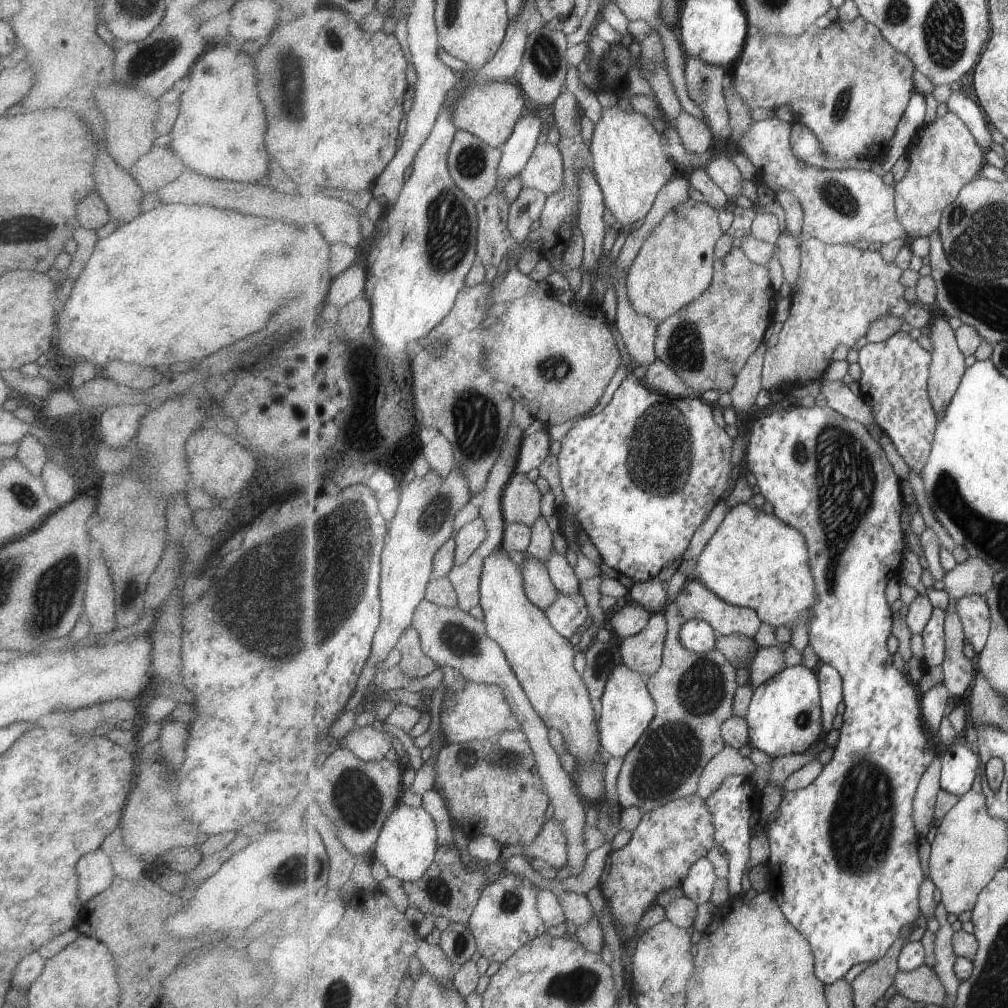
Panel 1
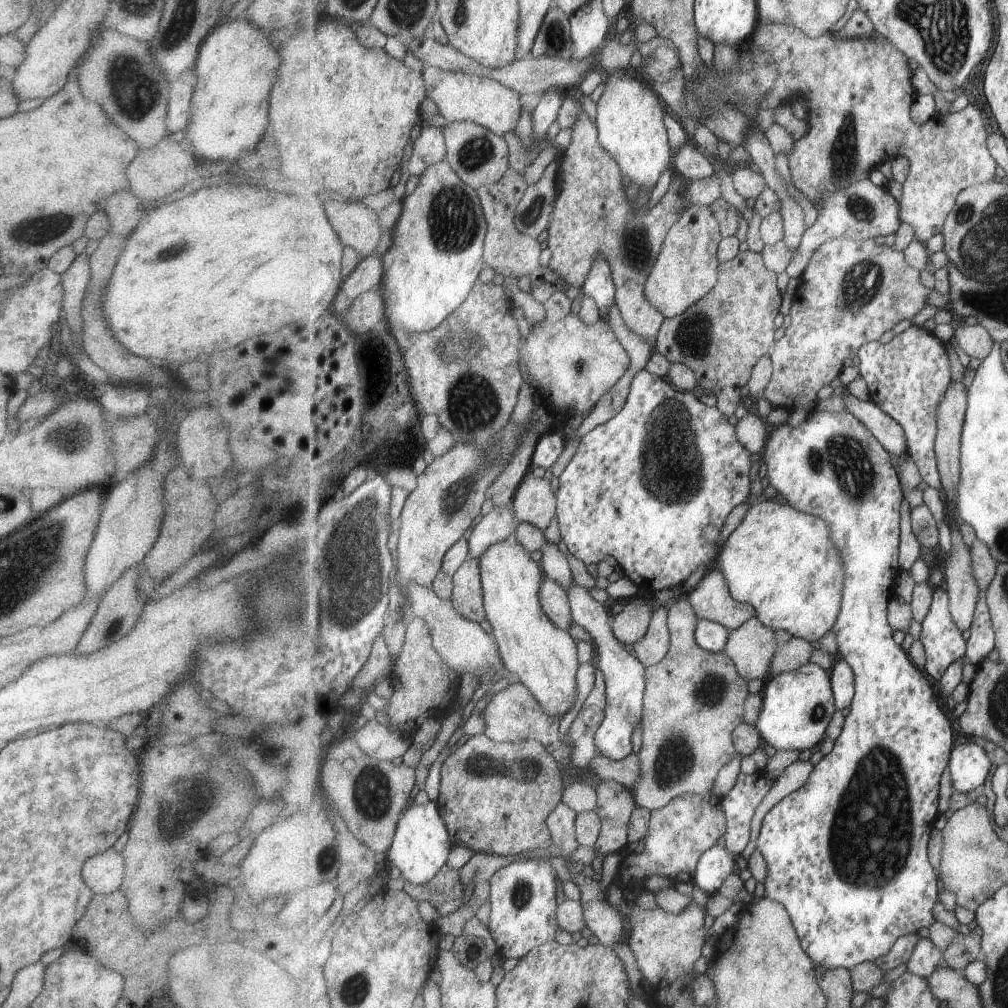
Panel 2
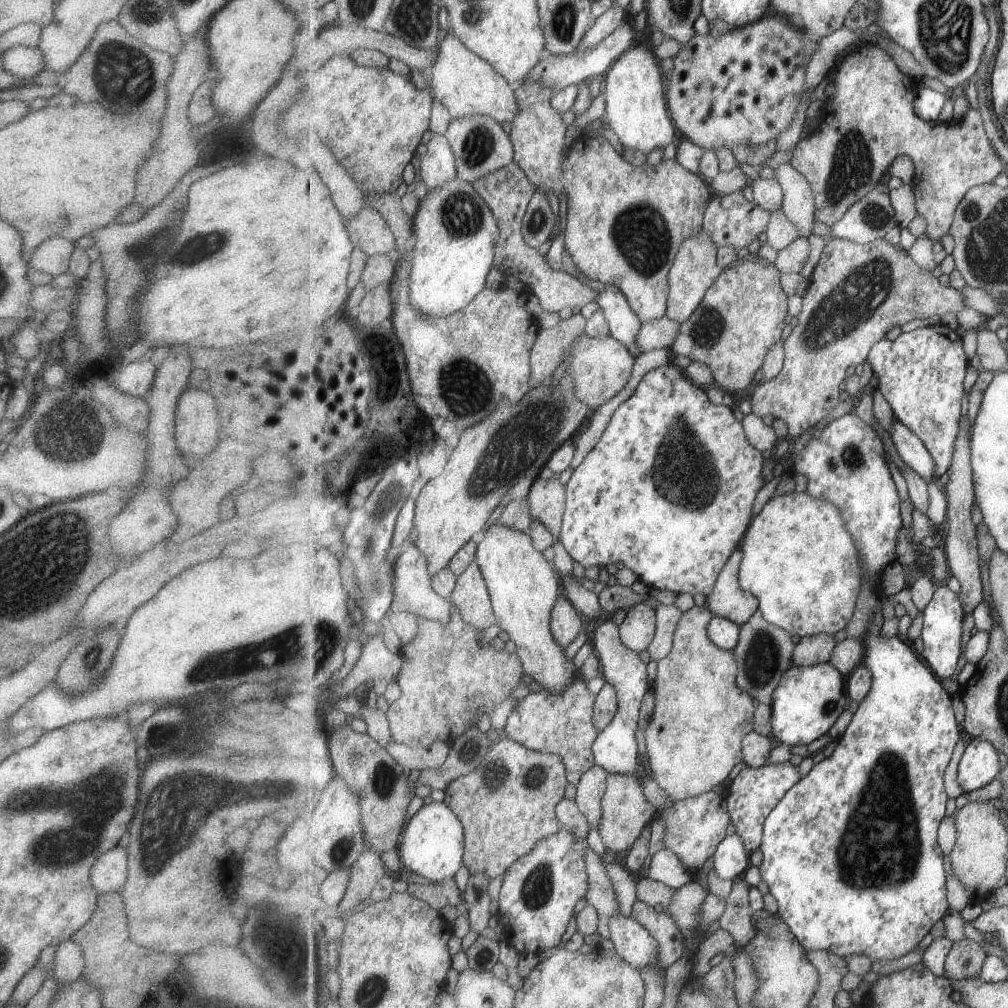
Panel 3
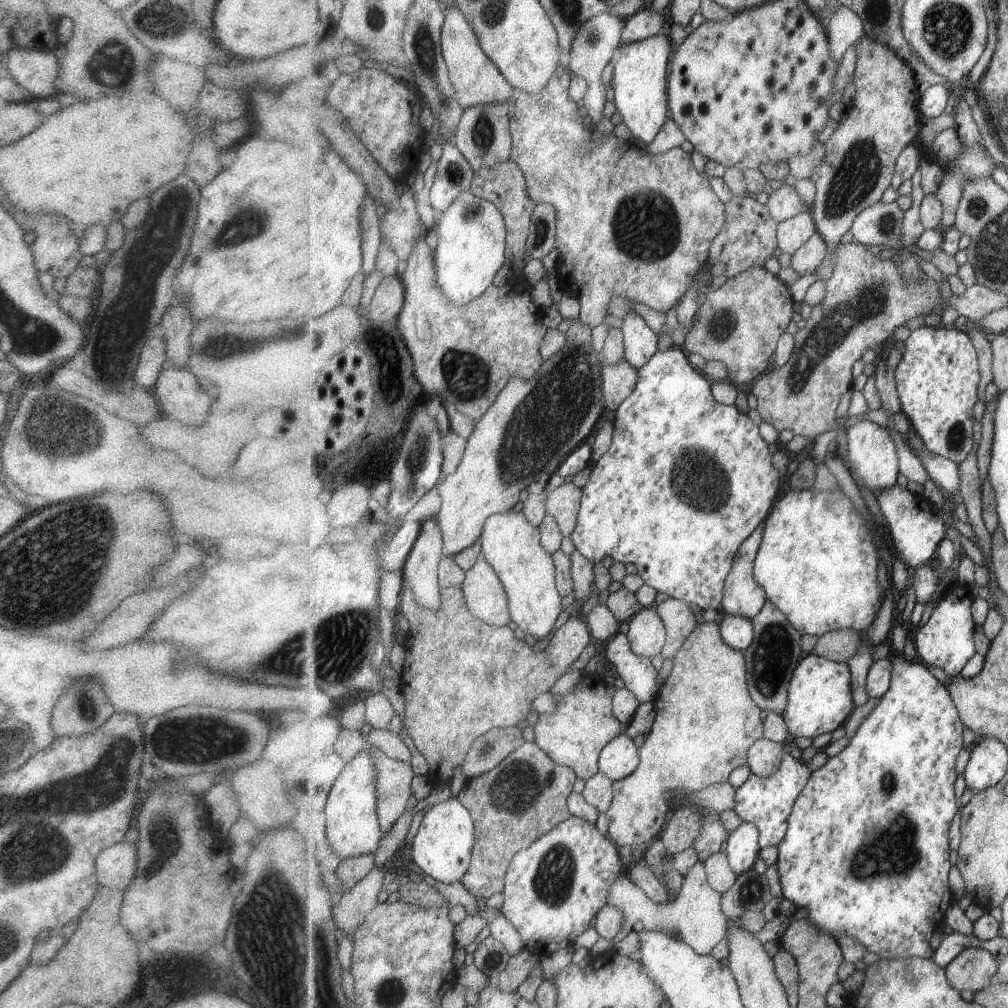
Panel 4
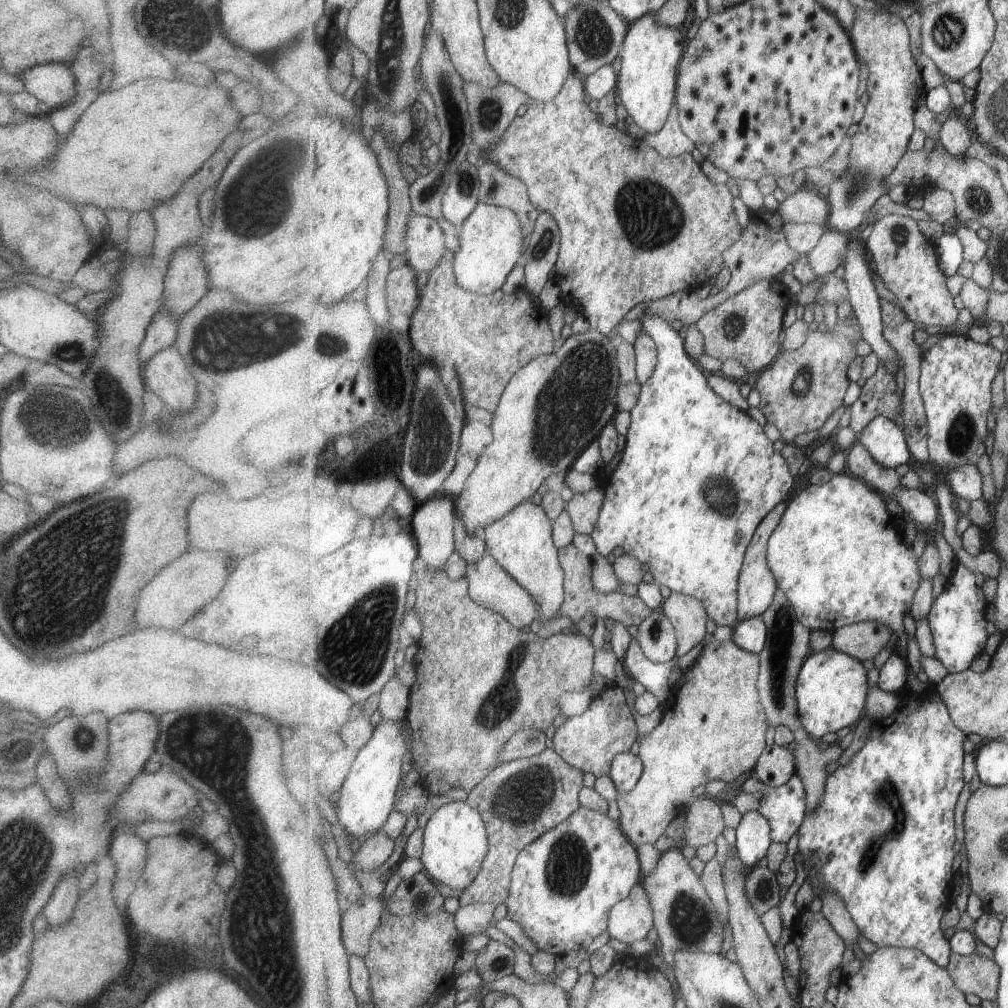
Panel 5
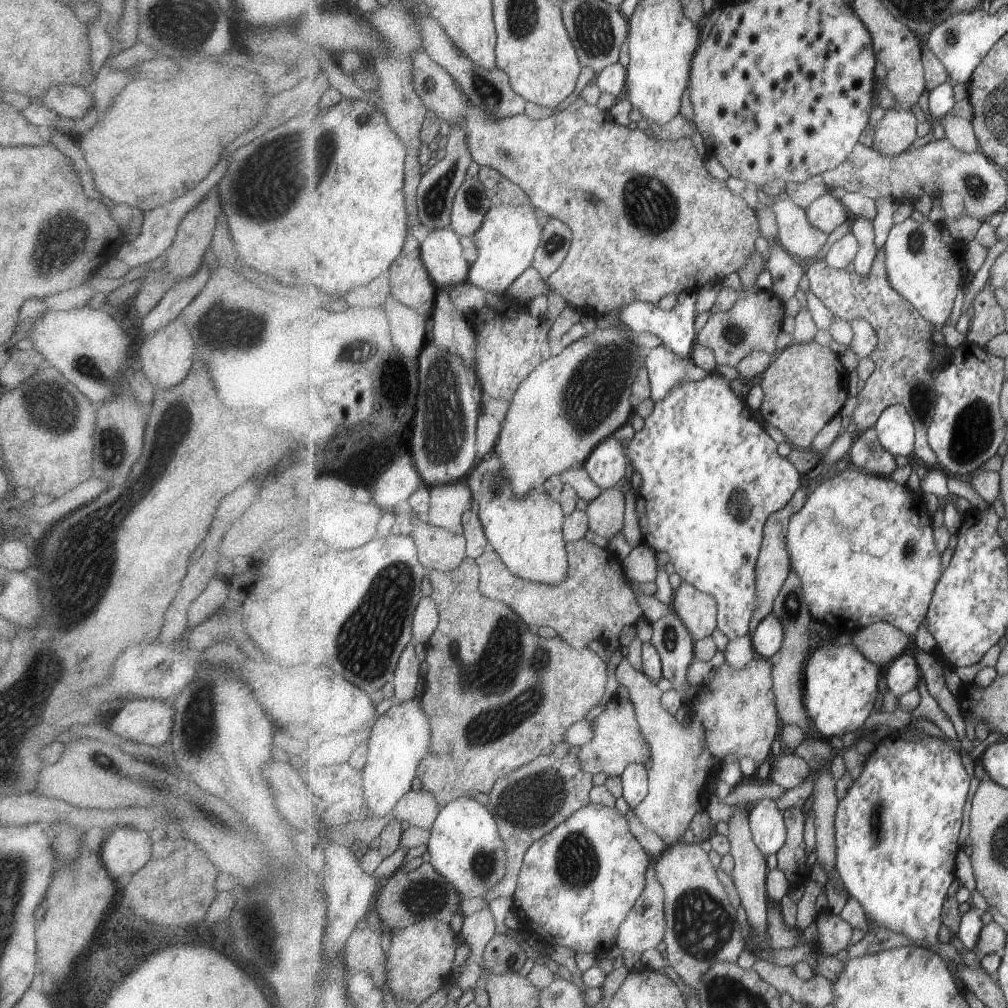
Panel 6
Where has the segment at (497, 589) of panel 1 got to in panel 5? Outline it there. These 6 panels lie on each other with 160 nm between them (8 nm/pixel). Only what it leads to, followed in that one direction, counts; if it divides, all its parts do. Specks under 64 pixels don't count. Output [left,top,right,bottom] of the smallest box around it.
[481,501,565,623]

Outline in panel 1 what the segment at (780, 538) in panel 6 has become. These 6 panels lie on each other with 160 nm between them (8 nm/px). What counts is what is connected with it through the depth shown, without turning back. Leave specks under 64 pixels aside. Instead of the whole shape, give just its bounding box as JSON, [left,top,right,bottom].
[675,578,762,637]

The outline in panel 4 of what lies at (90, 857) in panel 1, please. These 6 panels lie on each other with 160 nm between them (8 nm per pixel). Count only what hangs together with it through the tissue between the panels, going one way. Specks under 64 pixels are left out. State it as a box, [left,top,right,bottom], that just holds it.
[95,841,135,891]

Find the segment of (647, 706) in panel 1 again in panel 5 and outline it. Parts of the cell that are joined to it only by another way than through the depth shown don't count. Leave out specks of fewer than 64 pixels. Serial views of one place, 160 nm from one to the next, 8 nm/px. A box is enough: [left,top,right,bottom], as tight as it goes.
[611,636,679,793]

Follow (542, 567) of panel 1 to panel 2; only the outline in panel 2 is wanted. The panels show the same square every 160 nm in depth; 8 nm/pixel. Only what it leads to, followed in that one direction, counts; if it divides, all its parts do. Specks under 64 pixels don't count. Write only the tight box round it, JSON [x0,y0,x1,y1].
[540,576,574,631]

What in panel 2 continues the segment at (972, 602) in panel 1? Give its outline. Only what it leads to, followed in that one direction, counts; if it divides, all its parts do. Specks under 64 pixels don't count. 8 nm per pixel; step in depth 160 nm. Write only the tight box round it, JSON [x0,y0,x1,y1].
[966,595,996,665]

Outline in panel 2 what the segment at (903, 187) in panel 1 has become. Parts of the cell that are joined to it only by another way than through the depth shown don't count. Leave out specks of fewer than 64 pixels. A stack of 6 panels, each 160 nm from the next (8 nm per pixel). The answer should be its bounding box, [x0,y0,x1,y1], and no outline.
[750,22,997,243]

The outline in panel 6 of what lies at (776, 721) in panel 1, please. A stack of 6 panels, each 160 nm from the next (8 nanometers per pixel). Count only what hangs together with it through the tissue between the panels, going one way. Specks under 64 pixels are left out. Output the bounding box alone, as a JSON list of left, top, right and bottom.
[804,645,885,739]

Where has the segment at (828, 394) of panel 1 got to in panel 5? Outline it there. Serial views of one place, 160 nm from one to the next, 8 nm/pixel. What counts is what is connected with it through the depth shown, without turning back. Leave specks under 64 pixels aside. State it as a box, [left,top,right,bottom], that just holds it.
[947,465,983,501]

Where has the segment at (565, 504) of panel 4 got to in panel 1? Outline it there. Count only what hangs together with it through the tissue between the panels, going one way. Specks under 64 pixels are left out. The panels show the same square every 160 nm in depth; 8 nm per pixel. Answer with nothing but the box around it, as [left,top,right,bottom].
[502,473,544,527]

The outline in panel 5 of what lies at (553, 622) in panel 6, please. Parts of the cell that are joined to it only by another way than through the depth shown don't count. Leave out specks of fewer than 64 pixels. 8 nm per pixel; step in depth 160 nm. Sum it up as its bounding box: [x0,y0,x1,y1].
[466,544,653,630]

